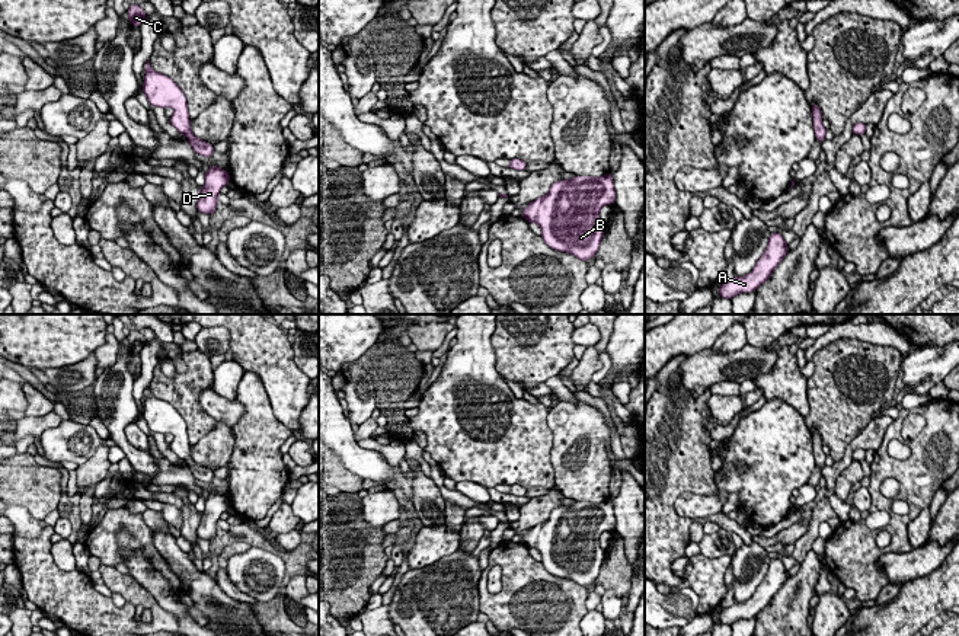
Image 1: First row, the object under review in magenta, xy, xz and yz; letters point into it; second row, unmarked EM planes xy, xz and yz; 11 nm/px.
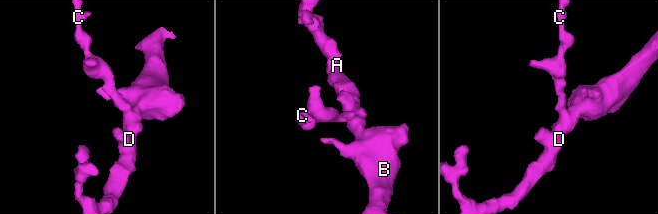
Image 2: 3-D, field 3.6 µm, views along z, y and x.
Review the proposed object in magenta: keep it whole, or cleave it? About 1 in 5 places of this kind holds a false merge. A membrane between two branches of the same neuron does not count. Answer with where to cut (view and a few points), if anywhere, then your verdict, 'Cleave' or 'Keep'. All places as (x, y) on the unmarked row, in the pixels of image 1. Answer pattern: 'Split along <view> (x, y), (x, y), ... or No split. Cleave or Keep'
No split. Keep

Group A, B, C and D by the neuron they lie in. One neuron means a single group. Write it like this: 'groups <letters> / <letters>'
groups A B C D

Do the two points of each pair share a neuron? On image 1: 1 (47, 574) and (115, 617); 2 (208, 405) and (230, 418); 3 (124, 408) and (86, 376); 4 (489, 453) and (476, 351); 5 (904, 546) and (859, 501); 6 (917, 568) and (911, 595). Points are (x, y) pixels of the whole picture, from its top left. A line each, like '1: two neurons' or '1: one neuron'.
1: one neuron
2: one neuron
3: two neurons
4: one neuron
5: two neurons
6: two neurons

